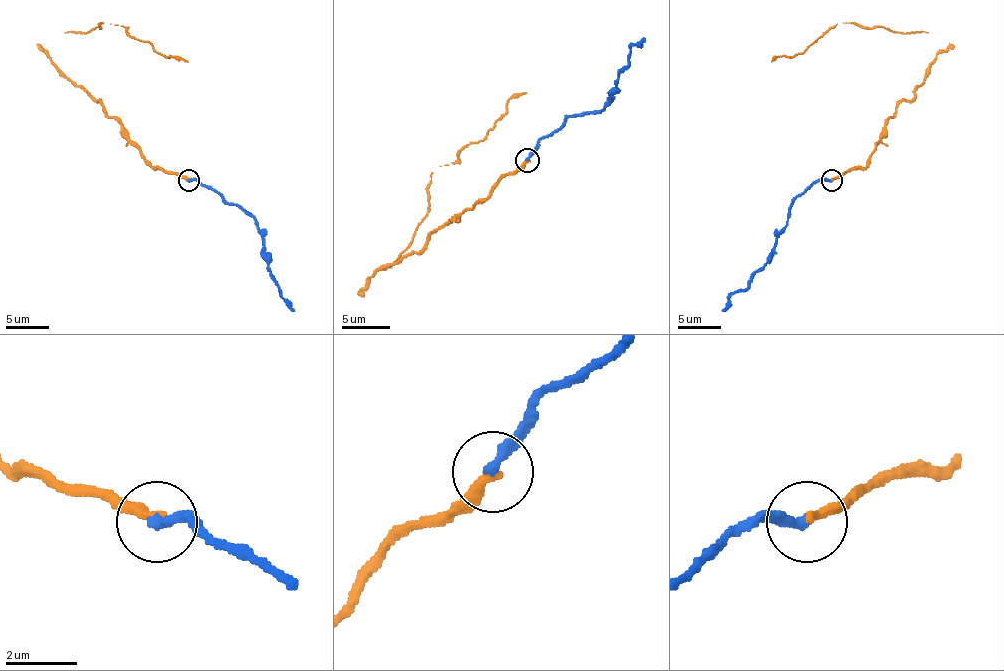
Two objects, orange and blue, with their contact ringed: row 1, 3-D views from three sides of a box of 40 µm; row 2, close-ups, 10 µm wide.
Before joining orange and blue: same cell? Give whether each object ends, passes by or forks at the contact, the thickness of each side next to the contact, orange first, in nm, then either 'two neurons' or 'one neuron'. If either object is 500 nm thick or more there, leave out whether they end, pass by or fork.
orange ends | blue ends | 300/300 nm | one neuron

